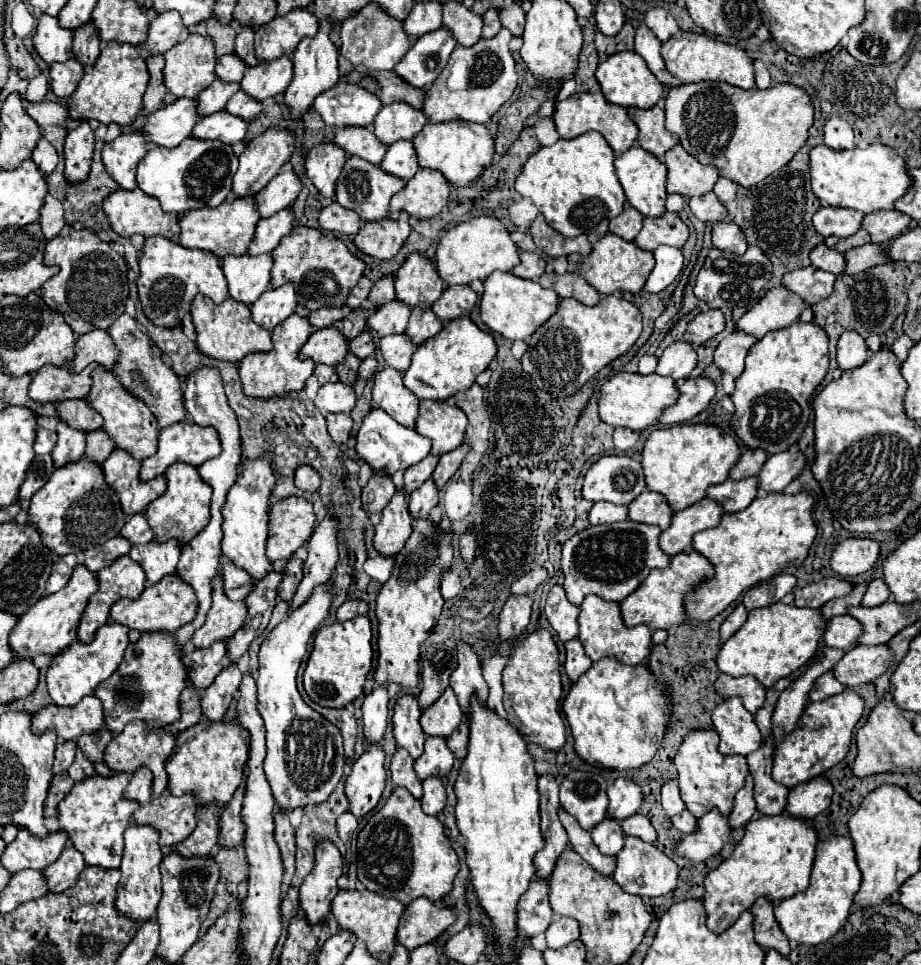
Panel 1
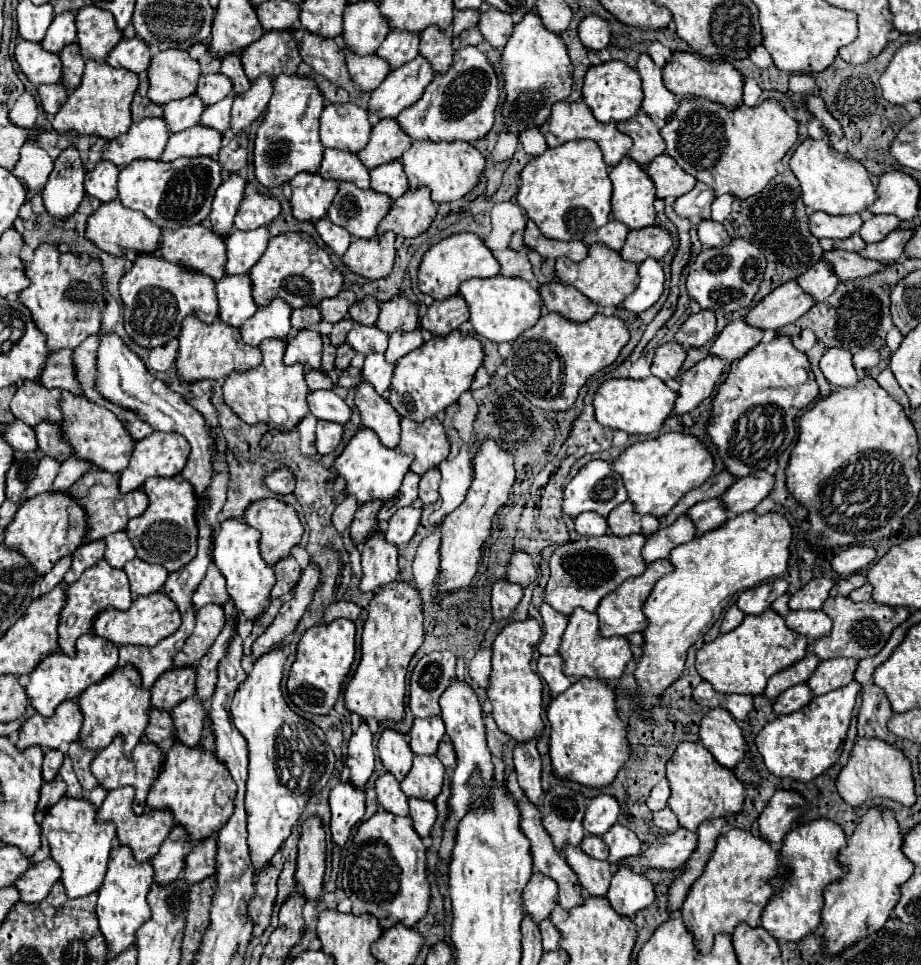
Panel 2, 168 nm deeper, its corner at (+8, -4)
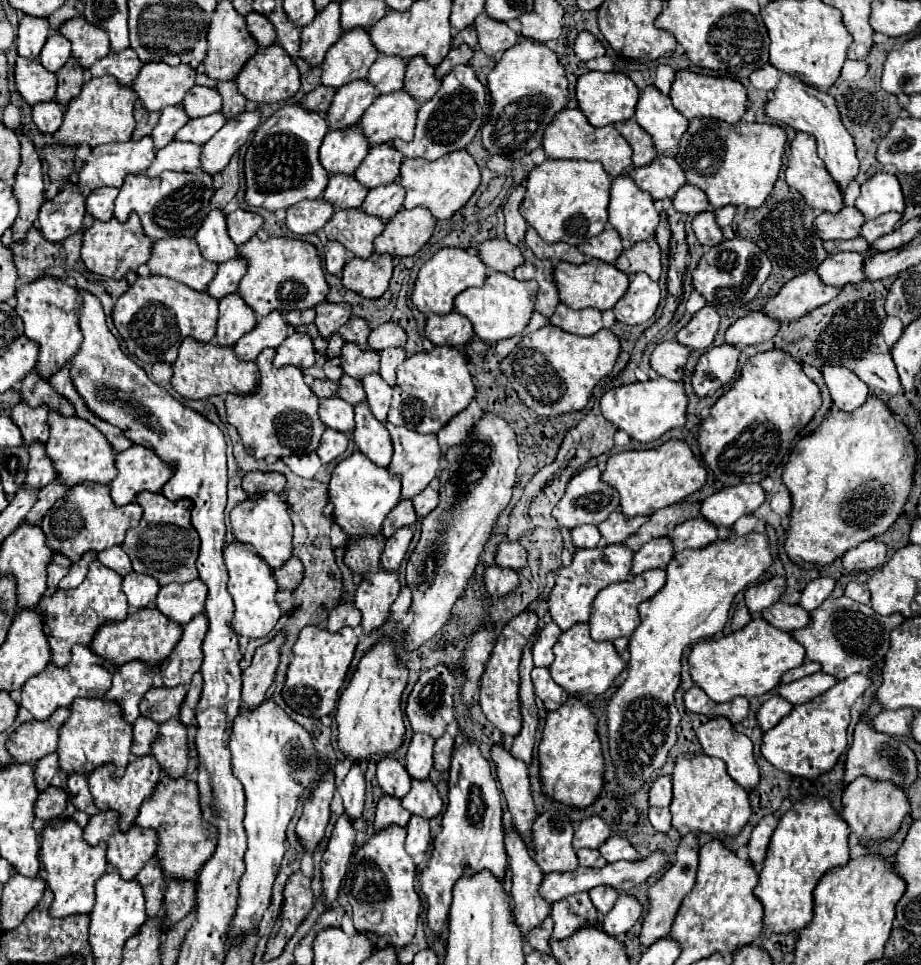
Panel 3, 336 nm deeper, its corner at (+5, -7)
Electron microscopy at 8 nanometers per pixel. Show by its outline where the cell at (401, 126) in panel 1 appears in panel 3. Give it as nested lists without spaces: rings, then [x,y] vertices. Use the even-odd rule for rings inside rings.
[[[384,143],[384,147],[370,147],[370,153],[356,169],[354,177],[368,189],[392,183],[398,177],[402,159],[404,157],[390,143]]]

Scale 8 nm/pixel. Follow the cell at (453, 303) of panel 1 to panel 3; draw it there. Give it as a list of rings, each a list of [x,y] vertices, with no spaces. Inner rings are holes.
[[[450,311],[448,315],[430,315],[426,321],[426,337],[438,347],[464,345],[472,335],[470,319],[464,319],[458,311]]]

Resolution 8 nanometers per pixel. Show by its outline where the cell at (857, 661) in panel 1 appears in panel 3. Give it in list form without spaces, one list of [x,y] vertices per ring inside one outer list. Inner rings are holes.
[[[818,671],[816,675],[798,679],[798,681],[788,683],[788,685],[780,685],[778,695],[782,695],[784,699],[788,699],[794,705],[800,705],[800,703],[808,703],[814,697],[818,697],[820,693],[832,689],[836,683],[838,683],[838,679],[834,675]]]

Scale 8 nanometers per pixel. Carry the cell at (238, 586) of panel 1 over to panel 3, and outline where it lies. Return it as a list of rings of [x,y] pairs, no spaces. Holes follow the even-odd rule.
[[[198,579],[188,583],[172,583],[164,585],[156,597],[156,607],[170,617],[172,621],[184,625],[194,615],[204,611],[204,599],[208,595],[208,587]]]

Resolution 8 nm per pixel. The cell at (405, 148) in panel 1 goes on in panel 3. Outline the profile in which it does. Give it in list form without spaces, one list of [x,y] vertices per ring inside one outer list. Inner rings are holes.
[[[388,183],[384,187],[370,189],[368,197],[362,203],[362,209],[370,215],[380,217],[382,221],[388,221],[402,209],[402,203],[404,203],[404,189],[400,187],[400,183]]]

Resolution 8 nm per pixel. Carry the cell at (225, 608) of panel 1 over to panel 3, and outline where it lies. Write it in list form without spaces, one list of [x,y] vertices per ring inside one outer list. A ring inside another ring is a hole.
[[[204,613],[196,615],[196,619],[184,625],[182,639],[178,641],[178,645],[174,647],[162,669],[162,679],[166,687],[190,683],[192,675],[200,669],[204,659],[200,643],[204,641],[206,633],[208,633],[208,619],[204,619]]]

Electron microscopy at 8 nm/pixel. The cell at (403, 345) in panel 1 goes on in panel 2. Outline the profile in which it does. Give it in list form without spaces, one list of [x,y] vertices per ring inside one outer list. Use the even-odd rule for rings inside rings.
[[[383,354],[367,356],[365,358],[365,366],[363,366],[363,380],[369,382],[379,396],[385,396],[385,392],[391,386],[393,370],[395,368],[389,368],[389,364],[385,364]]]

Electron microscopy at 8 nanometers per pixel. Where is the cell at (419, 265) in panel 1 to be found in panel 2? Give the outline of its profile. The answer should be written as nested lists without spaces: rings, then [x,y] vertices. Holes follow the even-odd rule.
[[[395,296],[391,302],[381,304],[381,312],[375,326],[387,334],[397,330],[413,332],[417,328],[417,320],[417,306],[401,296]]]

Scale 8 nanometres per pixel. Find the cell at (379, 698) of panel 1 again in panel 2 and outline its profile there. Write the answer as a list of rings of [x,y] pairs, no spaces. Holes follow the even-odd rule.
[[[361,722],[359,730],[351,736],[349,748],[347,748],[347,760],[345,760],[349,772],[349,782],[355,788],[365,788],[373,766],[375,766],[375,756],[373,756],[373,736],[369,732],[369,726]]]

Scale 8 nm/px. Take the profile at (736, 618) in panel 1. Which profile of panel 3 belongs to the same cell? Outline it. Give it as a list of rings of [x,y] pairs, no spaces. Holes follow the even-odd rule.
[[[738,605],[738,607],[736,607],[736,611],[734,611],[734,615],[732,615],[730,629],[732,629],[732,631],[740,631],[740,629],[750,621],[750,619],[752,619],[750,611],[748,611],[744,605]]]

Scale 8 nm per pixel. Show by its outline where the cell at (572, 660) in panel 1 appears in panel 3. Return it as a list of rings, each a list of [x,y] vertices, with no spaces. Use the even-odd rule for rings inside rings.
[[[534,667],[532,669],[532,683],[534,683],[534,691],[536,695],[542,699],[542,701],[562,701],[562,695],[564,695],[564,689],[552,679],[550,675],[550,669],[546,667]]]

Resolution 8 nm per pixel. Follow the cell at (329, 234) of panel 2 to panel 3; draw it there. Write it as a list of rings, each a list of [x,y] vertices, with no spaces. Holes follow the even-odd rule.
[[[326,241],[324,245],[324,263],[326,263],[326,271],[330,273],[340,273],[344,263],[348,259],[348,251],[344,251],[344,247],[340,247],[340,243],[332,243]]]

